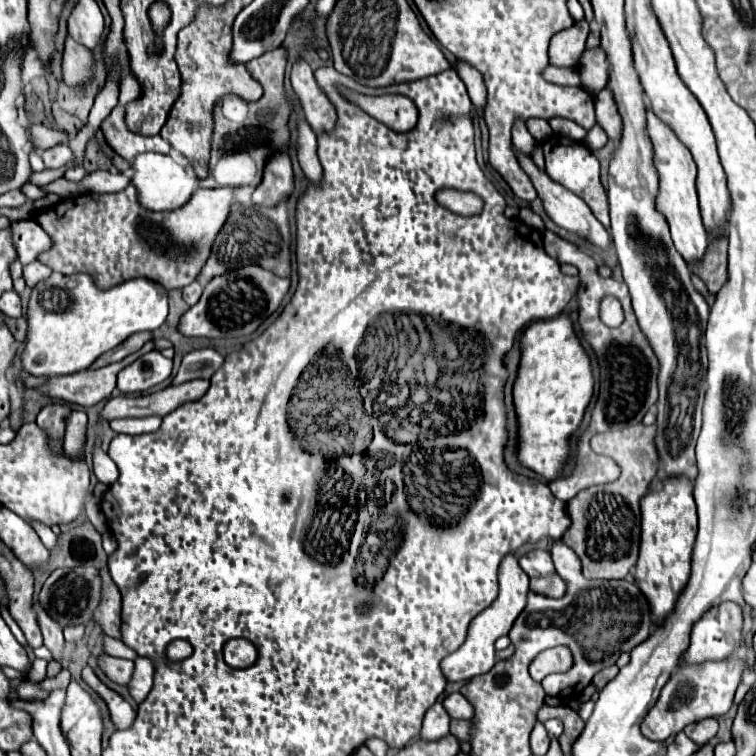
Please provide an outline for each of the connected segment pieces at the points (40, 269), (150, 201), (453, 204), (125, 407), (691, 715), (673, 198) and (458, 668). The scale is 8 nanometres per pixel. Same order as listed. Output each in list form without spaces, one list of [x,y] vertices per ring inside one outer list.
[[[33,261],[33,263],[29,263],[29,265],[25,265],[23,267],[23,277],[25,277],[25,281],[27,281],[27,287],[35,287],[39,281],[43,281],[43,279],[47,279],[51,275],[51,269],[45,265],[45,263],[41,263],[41,261]]]
[[[143,153],[141,157],[135,157],[133,161],[135,175],[131,183],[139,191],[139,201],[153,211],[173,211],[185,205],[193,191],[199,185],[199,177],[193,169],[193,165],[183,155],[161,155],[161,153]]]
[[[443,189],[437,193],[437,201],[447,209],[453,209],[457,215],[473,215],[481,211],[481,199],[473,193],[457,193],[453,189]]]
[[[193,379],[181,385],[169,385],[163,391],[151,395],[141,395],[141,397],[119,395],[107,401],[103,417],[107,421],[121,417],[149,417],[149,415],[165,417],[167,413],[175,411],[179,405],[201,399],[207,389],[209,389],[207,379]]]
[[[739,659],[717,661],[701,665],[701,669],[693,667],[677,667],[671,673],[671,679],[661,689],[657,703],[651,707],[647,717],[641,723],[641,733],[651,741],[667,741],[671,735],[683,731],[685,725],[693,721],[701,721],[705,717],[719,717],[725,715],[733,703],[735,689],[741,681],[743,663]]]
[[[649,109],[647,129],[655,145],[655,165],[661,175],[661,193],[657,197],[657,203],[659,203],[659,209],[665,213],[665,219],[671,227],[671,239],[675,243],[675,249],[681,253],[687,265],[701,263],[707,251],[707,233],[699,215],[699,199],[697,199],[697,189],[695,189],[695,179],[697,179],[695,161],[689,149],[685,149],[685,145],[681,145],[677,137],[673,137],[673,131],[655,113],[651,113],[651,109]]]
[[[513,555],[505,557],[505,563],[501,563],[501,569],[499,569],[499,597],[489,605],[489,609],[481,611],[471,621],[465,643],[455,653],[447,655],[441,661],[441,669],[449,681],[469,681],[477,675],[487,673],[495,665],[495,661],[497,661],[495,659],[495,641],[501,635],[509,633],[509,629],[513,627],[513,621],[527,605],[527,595],[529,595],[529,577],[519,567],[519,563]]]

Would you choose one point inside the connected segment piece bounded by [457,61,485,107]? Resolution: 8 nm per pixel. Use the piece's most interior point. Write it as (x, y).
(475, 86)

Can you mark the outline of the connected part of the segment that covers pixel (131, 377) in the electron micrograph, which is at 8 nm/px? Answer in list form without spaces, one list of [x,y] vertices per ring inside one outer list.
[[[151,351],[141,355],[137,361],[133,361],[119,373],[117,389],[129,395],[143,393],[169,379],[171,371],[173,371],[173,361],[163,357],[159,351]]]

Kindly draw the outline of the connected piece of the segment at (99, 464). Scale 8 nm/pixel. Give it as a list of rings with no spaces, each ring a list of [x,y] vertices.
[[[97,438],[95,450],[93,451],[93,473],[95,477],[105,483],[111,485],[117,481],[119,473],[117,473],[117,465],[109,459],[109,455],[101,449],[101,439]]]

